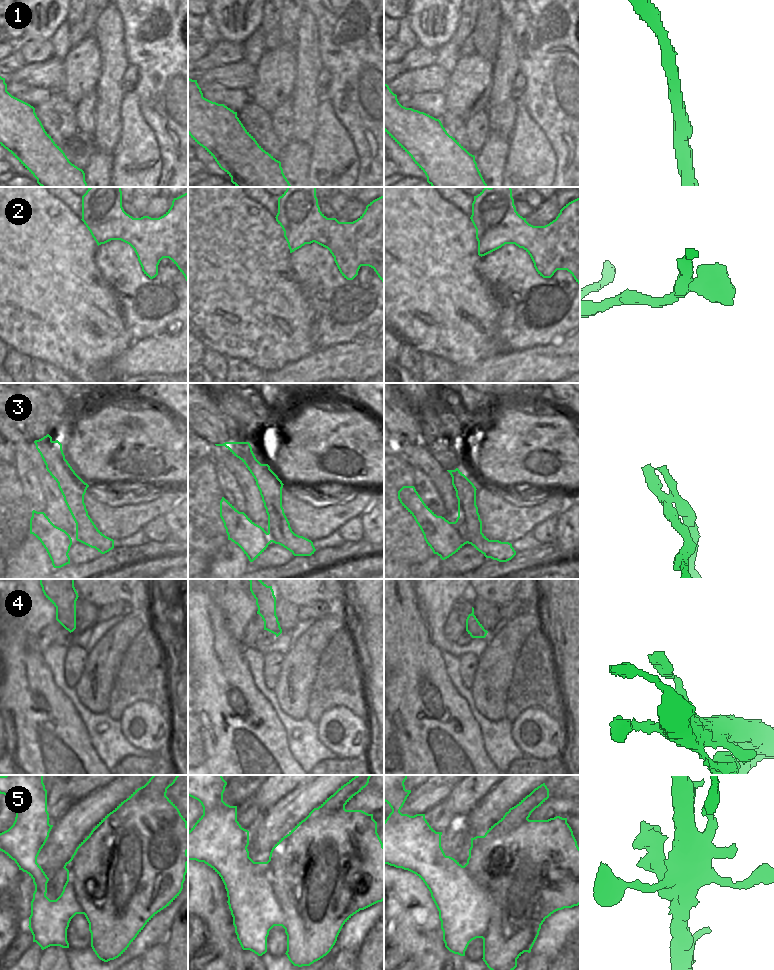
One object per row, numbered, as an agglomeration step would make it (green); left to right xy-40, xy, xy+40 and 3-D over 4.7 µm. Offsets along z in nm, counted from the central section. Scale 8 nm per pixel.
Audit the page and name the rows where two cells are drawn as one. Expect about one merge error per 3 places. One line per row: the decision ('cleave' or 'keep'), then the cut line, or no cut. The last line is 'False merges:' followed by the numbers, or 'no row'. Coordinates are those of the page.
1: keep | no cut
2: keep | no cut
3: cleave | xy+40 (453, 522), (466, 543)
4: keep | no cut
5: keep | no cut
False merges: 3

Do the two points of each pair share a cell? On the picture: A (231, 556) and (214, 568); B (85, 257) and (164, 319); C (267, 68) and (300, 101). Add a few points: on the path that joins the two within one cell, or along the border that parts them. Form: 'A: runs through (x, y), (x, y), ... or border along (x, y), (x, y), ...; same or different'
A: runs through (227, 560), (218, 568); same
B: border along (97, 246), (94, 262), (110, 286); different
C: border along (297, 69), (290, 99); different

